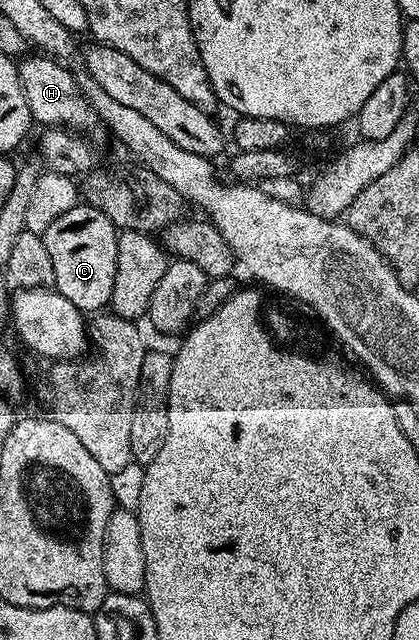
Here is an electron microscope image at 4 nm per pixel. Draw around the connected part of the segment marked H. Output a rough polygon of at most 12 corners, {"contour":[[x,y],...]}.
{"contour":[[38,52],[17,63],[31,119],[99,129],[75,75]]}

